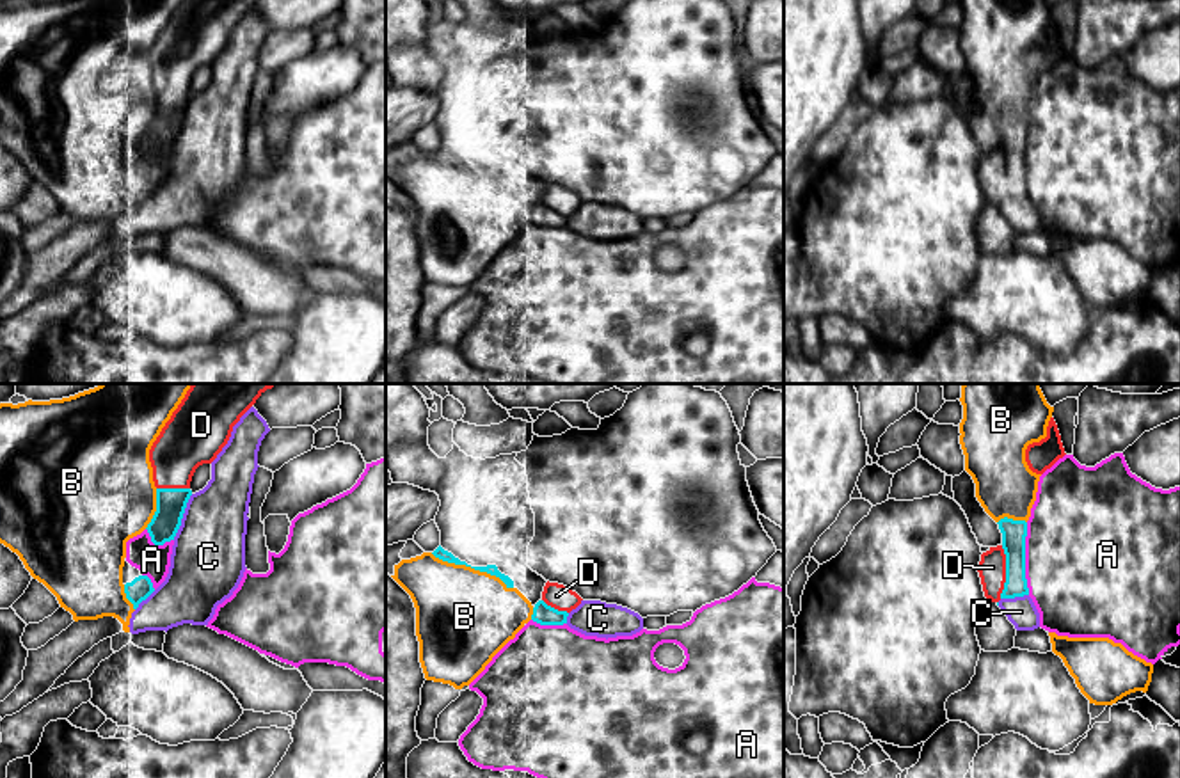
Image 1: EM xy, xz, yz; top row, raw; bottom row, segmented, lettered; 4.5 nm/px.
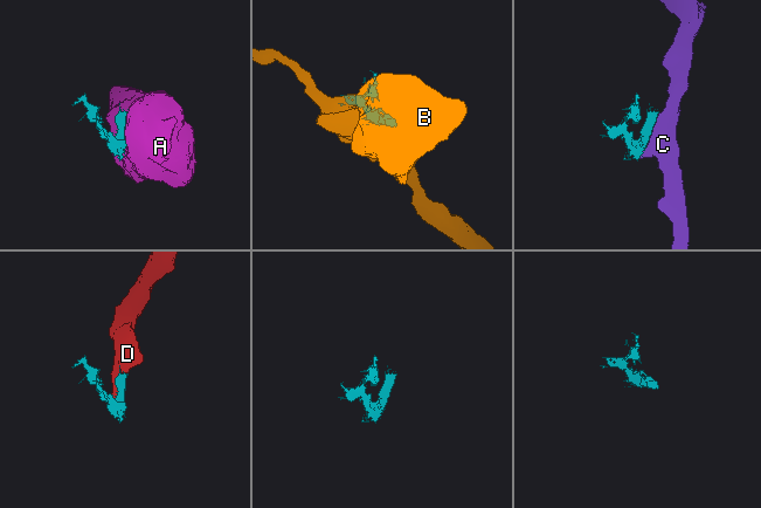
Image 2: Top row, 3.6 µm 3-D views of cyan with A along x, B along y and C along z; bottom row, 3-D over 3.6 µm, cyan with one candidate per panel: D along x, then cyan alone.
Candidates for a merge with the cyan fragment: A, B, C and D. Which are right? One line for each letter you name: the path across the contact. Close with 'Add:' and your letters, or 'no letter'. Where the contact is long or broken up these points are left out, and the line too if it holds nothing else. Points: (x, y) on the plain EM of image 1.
Add: D

